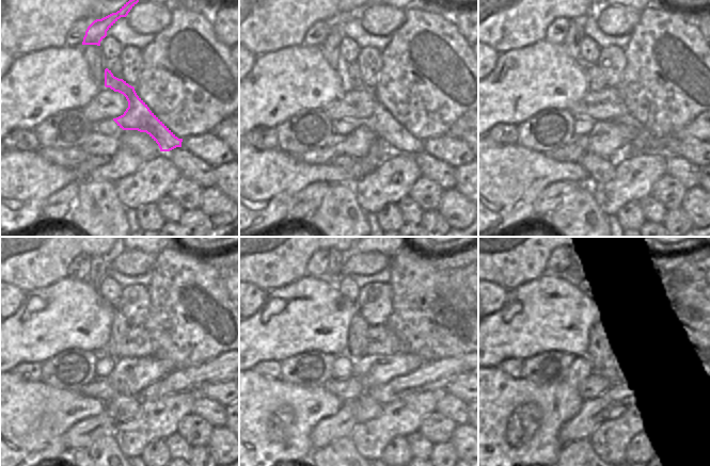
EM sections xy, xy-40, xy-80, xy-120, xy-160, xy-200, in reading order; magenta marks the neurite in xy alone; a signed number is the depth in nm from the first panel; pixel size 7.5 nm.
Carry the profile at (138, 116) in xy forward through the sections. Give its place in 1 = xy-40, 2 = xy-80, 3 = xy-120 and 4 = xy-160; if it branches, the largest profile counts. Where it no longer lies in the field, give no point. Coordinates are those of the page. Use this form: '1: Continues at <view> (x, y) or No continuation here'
1: Continues at xy-40 (380, 124)
2: Continues at xy-80 (611, 138)
3: Continues at xy-120 (130, 375)
4: Continues at xy-160 (373, 370)

